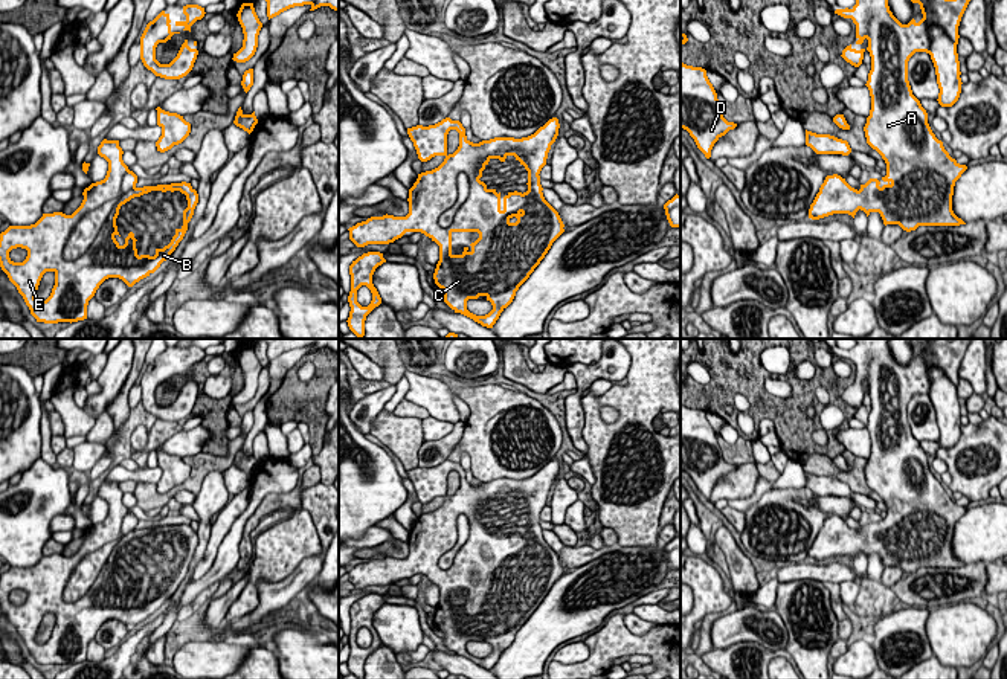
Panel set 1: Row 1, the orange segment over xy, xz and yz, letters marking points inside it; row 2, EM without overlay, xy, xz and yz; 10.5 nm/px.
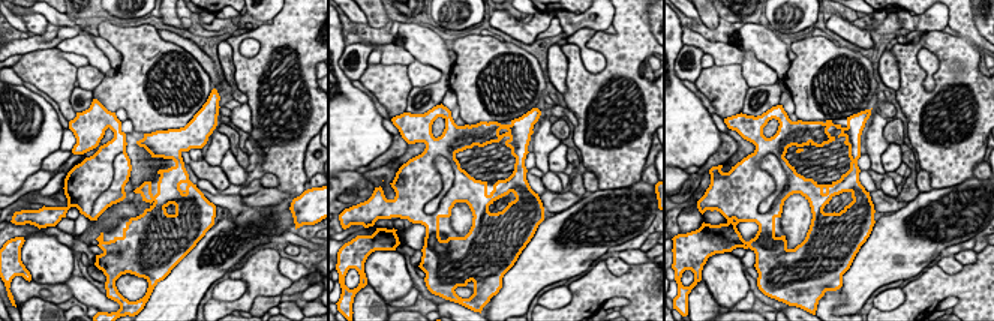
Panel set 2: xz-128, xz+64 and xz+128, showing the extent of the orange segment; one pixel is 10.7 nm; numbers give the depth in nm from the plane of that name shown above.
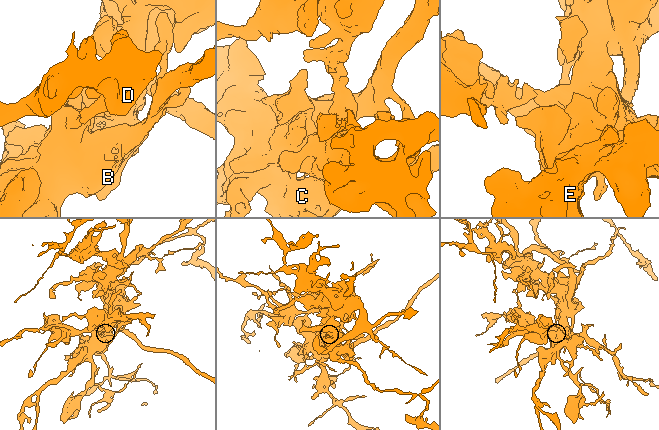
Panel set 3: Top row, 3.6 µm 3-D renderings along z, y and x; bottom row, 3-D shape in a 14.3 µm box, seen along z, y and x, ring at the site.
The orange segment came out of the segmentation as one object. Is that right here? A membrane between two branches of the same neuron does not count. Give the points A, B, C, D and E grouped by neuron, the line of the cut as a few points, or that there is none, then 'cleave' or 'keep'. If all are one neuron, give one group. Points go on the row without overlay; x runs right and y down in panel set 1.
groups A B C D E; cut none; keep

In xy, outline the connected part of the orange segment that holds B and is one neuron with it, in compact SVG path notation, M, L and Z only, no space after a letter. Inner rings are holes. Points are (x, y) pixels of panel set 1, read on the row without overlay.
M104 481L98 488L98 496L108 504L107 517L104 522L92 525L84 531L84 542L72 557L63 554L43 555L35 566L9 568L0 575L0 609L17 629L37 664L72 665L84 662L87 661L88 642L95 638L96 632L105 621L119 619L128 629L133 629L140 621L154 615L183 581L188 572L188 565L191 563L198 545L197 533L186 523L137 529L137 517L124 505L124 493L119 488L119 482ZM151 533L180 533L186 537L188 549L183 552L183 568L175 571L171 584L163 591L156 591L154 598L139 598L136 591L137 581L133 574L128 575L124 587L116 583L114 578L119 577L116 560L122 546ZM17 589L27 592L27 598L23 604L14 604L9 600L9 594ZM46 613L55 615L55 627L50 638L40 644L35 641L35 636Z

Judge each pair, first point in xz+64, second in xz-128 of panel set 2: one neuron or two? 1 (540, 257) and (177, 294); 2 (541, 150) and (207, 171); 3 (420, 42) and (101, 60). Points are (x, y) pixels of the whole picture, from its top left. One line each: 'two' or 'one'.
1: one
2: two
3: one

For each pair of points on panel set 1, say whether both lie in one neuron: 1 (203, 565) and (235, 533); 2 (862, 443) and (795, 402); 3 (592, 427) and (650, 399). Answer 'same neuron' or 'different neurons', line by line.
1: different neurons
2: different neurons
3: same neuron

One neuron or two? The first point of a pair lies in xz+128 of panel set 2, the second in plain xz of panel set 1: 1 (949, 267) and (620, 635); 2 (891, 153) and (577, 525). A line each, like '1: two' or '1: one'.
1: two
2: one

